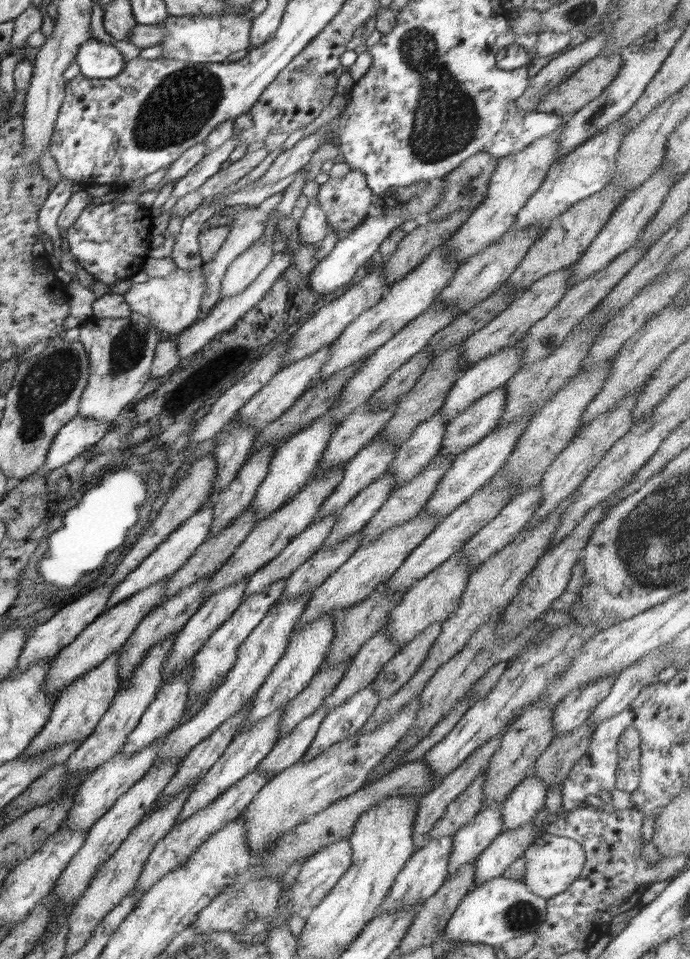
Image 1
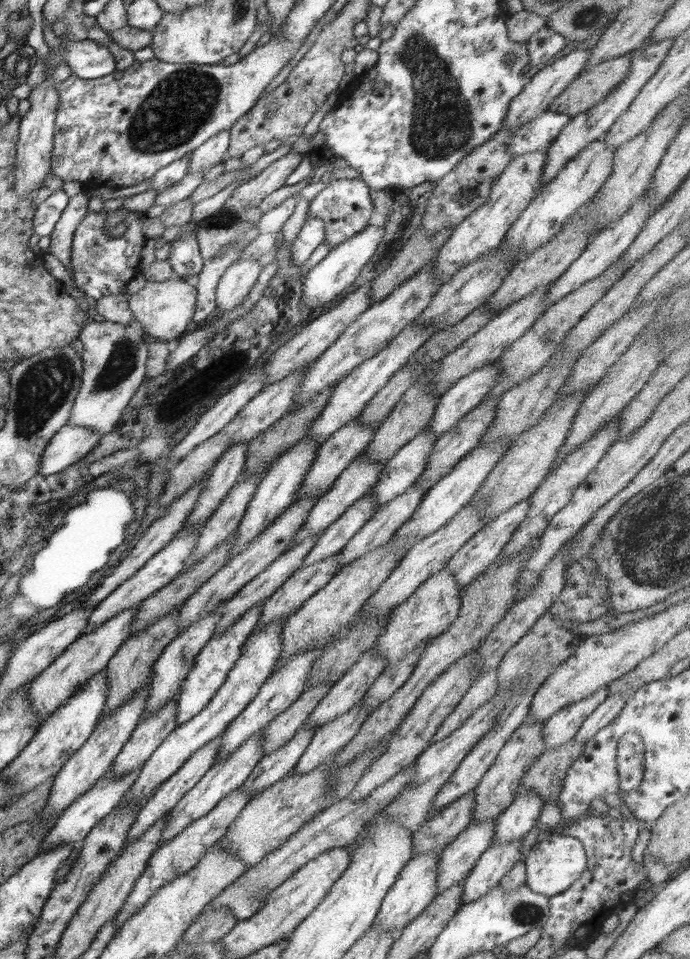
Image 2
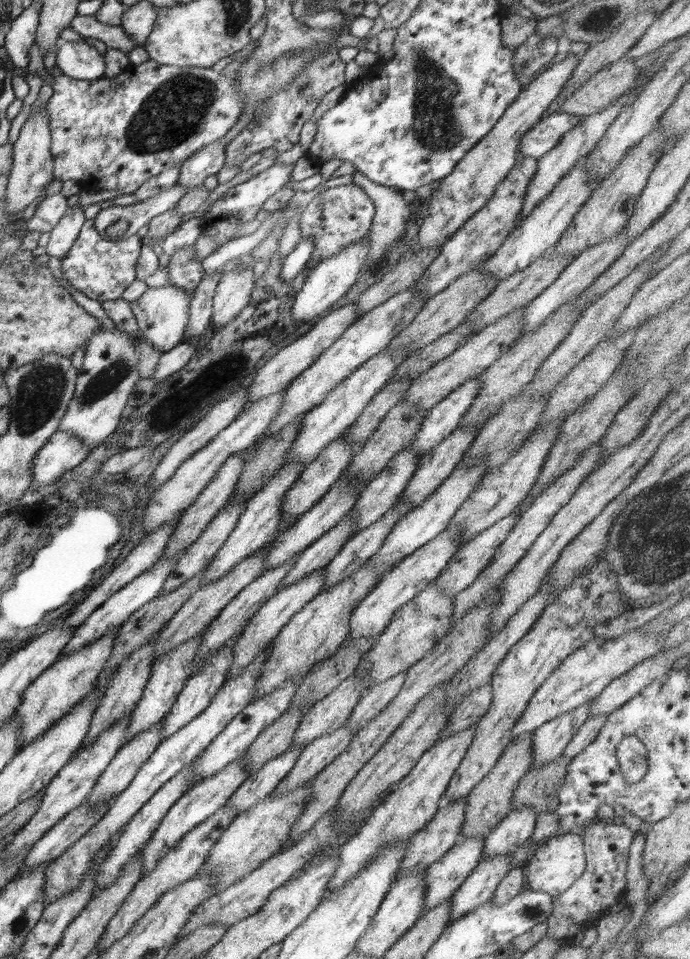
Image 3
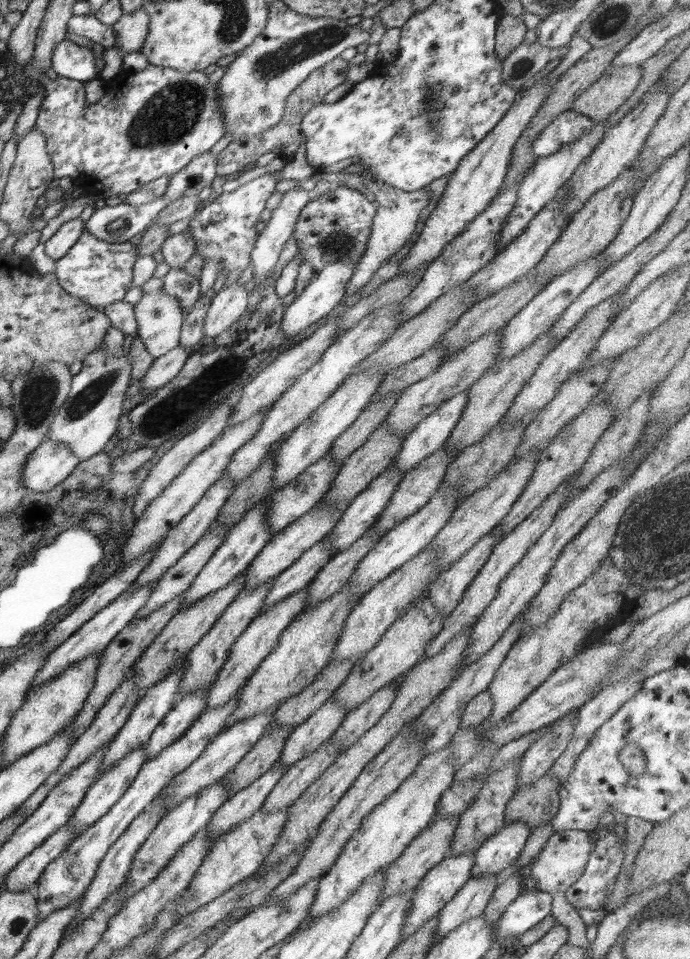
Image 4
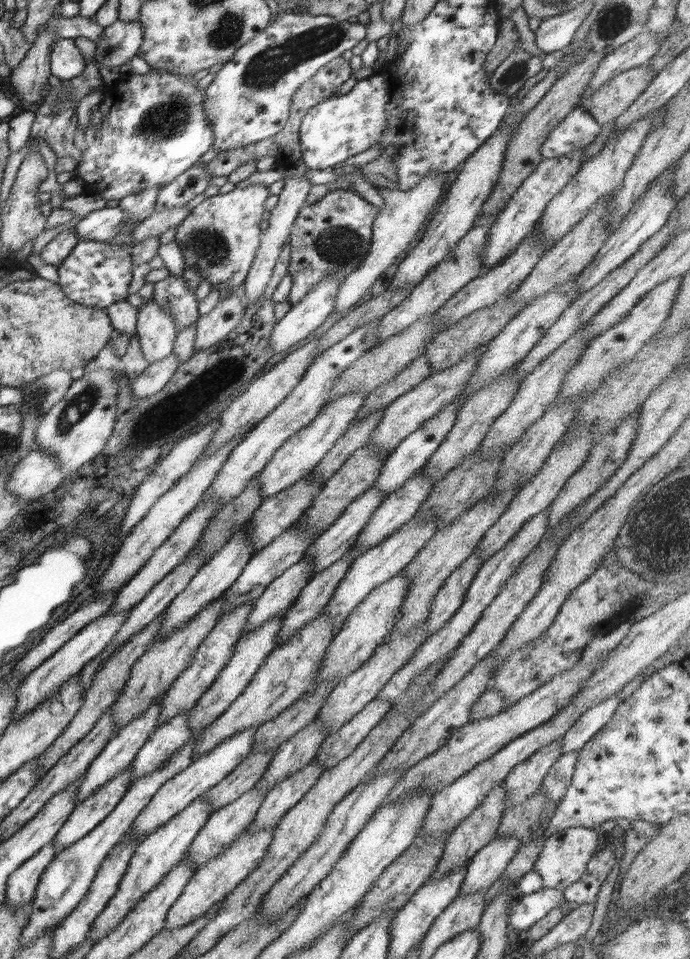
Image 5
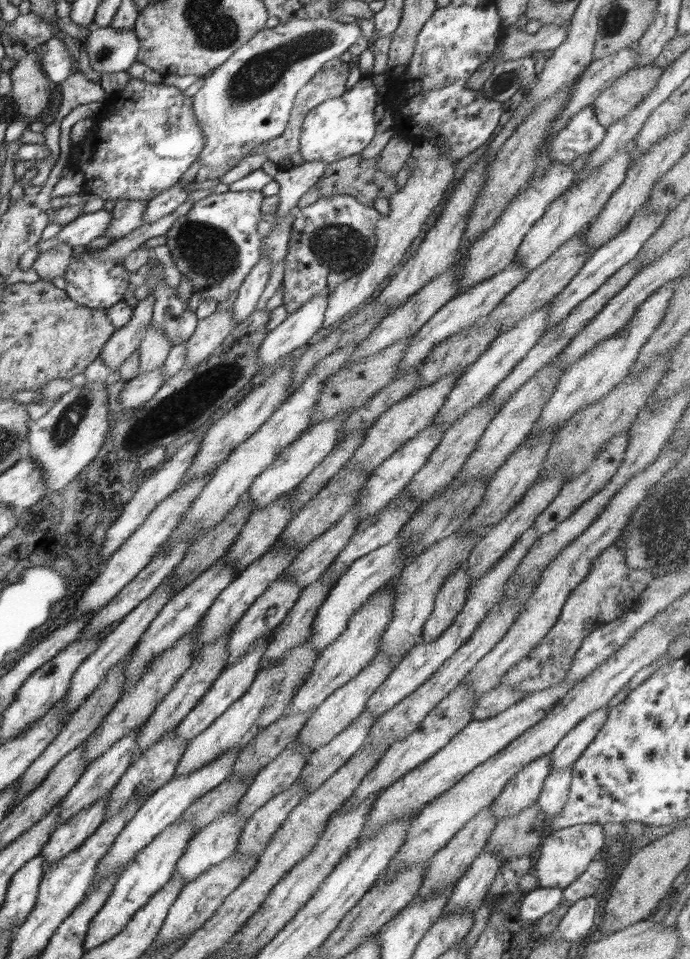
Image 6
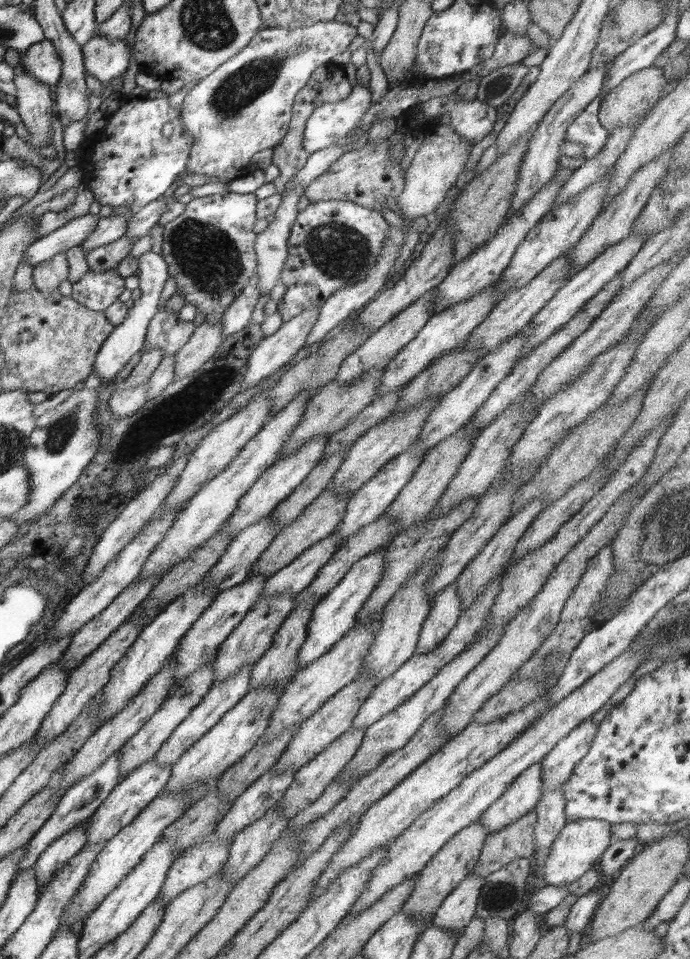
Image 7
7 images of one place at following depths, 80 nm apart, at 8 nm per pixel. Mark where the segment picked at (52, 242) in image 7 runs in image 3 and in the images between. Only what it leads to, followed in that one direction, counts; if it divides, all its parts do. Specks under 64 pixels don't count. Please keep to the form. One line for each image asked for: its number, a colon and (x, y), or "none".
3: (118, 222)
4: (119, 223)
5: (104, 224)
6: (87, 226)

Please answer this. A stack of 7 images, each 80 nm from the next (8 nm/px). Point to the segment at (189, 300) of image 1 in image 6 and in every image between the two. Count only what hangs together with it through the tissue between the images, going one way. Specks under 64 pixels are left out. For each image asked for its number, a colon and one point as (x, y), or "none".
2: (165, 310)
3: (162, 314)
4: (159, 316)
5: (156, 330)
6: (154, 349)

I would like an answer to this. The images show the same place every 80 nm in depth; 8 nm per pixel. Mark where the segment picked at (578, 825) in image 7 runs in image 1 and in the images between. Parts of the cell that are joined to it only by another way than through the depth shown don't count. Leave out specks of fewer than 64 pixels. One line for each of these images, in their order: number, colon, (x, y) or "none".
1: (552, 863)
2: (555, 862)
3: (553, 866)
4: (561, 863)
5: (564, 857)
6: (566, 853)

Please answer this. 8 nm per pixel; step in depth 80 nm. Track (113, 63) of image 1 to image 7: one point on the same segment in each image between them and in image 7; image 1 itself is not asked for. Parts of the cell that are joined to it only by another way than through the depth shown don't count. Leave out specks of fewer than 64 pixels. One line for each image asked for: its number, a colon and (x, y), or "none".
2: (89, 59)
3: (79, 60)
4: (69, 60)
5: (66, 62)
6: (58, 64)
7: (42, 62)

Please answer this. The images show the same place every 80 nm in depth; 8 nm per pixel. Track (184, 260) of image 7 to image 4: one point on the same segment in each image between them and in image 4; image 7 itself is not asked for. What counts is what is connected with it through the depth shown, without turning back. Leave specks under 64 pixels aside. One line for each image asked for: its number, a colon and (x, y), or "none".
4: (225, 230)
5: (220, 236)
6: (216, 244)

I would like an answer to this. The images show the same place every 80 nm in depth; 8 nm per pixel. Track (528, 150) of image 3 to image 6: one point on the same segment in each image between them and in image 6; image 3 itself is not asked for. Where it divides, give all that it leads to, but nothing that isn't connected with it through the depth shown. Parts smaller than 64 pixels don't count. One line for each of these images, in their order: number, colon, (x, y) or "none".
4: (569, 126)
5: (579, 129)
6: (583, 134)

